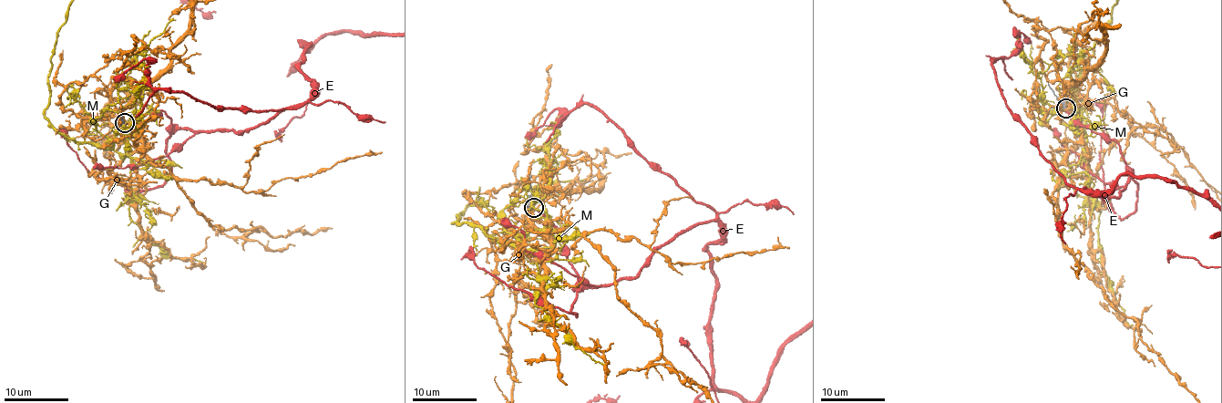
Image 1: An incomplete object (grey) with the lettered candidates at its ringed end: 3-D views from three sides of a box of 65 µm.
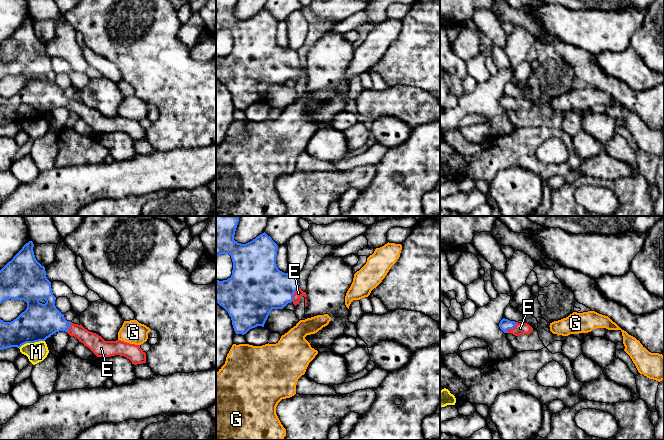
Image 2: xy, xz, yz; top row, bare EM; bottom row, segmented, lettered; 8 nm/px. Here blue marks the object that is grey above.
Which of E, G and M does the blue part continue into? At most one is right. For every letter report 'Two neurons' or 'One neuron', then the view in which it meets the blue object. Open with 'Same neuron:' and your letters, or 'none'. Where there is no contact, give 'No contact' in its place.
Same neuron: E
E: One neuron. Touches blue in xz
G: Two neurons. No contact
M: Two neurons. Touches blue in xy

